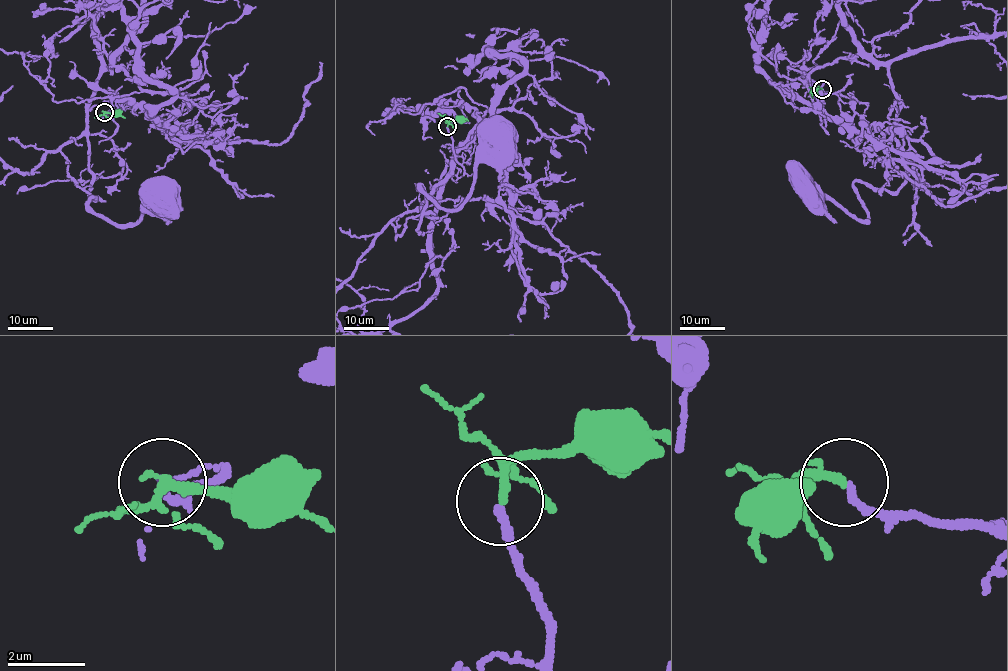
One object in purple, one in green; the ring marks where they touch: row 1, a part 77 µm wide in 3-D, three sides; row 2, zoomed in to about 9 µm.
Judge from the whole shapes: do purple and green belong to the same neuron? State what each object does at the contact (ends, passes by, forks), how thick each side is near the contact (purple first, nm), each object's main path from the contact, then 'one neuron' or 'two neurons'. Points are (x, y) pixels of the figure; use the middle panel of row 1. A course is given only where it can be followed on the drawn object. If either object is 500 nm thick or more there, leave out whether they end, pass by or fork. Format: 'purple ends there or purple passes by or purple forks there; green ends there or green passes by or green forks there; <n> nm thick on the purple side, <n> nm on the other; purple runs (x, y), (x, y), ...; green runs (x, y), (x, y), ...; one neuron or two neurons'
purple ends there; green passes by; 200 nm thick on the purple side, 180 nm on the other; purple runs (447, 127), (461, 164), (525, 61), (551, 59), (485, 112), (420, 234), (421, 184), (456, 209), (503, 139); green runs (447, 126), (452, 120), (468, 121); one neuron

